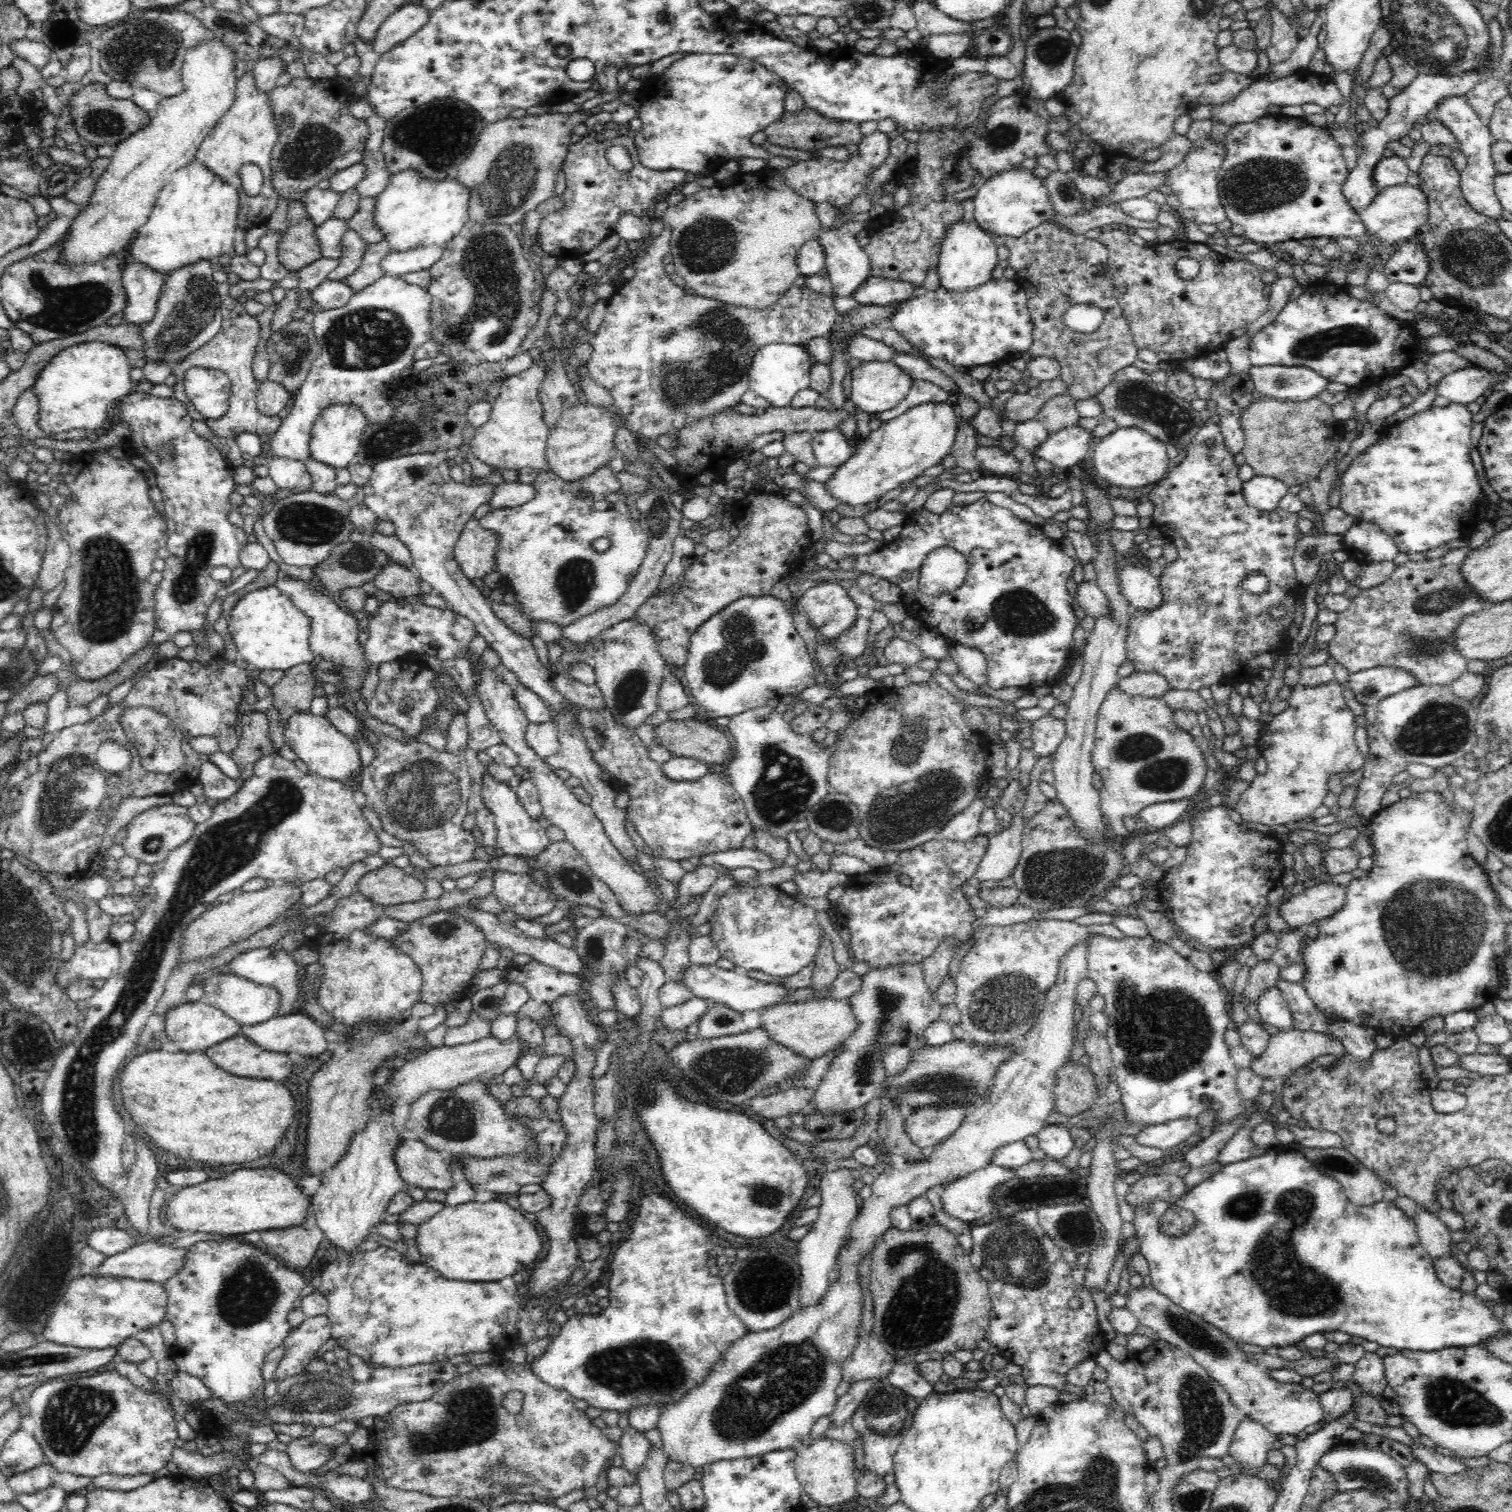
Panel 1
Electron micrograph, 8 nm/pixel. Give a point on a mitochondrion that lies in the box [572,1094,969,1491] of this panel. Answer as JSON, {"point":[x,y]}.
{"point":[744,1413]}

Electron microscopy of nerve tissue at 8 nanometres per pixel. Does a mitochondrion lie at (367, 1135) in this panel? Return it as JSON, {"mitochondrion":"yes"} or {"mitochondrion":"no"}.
{"mitochondrion":"no"}

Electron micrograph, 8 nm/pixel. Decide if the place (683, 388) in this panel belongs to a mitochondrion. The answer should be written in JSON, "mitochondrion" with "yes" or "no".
{"mitochondrion":"yes"}

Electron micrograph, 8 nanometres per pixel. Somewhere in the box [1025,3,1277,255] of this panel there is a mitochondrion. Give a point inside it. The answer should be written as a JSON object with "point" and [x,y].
{"point":[1051,49]}

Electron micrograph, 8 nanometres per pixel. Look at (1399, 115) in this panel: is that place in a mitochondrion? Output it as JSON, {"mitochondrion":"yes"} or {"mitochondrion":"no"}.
{"mitochondrion":"no"}

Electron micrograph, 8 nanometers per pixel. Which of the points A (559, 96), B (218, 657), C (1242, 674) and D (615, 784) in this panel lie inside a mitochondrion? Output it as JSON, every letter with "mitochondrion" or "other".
{"A":"other","B":"other","C":"other","D":"other"}

